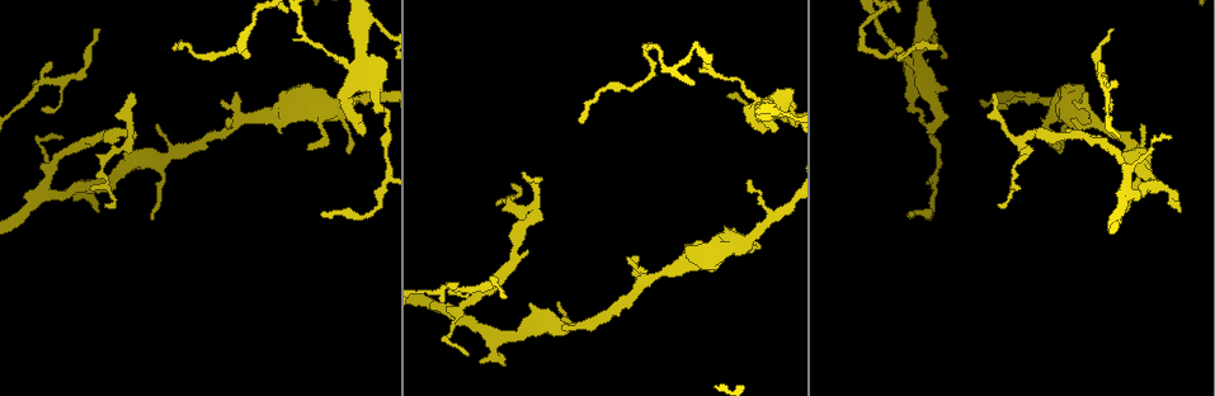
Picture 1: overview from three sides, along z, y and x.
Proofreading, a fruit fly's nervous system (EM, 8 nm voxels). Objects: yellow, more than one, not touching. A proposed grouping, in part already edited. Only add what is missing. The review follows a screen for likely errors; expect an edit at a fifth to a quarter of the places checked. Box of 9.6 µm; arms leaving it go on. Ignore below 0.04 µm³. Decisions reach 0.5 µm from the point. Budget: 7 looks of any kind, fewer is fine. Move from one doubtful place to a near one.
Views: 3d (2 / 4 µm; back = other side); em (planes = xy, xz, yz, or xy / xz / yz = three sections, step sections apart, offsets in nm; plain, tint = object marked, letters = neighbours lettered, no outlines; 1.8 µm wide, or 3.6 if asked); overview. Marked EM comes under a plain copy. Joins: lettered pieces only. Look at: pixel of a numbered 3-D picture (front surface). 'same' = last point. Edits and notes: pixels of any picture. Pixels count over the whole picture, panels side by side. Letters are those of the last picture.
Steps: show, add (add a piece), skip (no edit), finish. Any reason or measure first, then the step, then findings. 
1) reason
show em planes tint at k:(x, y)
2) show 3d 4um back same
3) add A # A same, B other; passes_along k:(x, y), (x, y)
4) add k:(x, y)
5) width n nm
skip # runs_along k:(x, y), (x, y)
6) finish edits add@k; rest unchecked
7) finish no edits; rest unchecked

branch stops here
show em planes tint at 1:(98, 211)

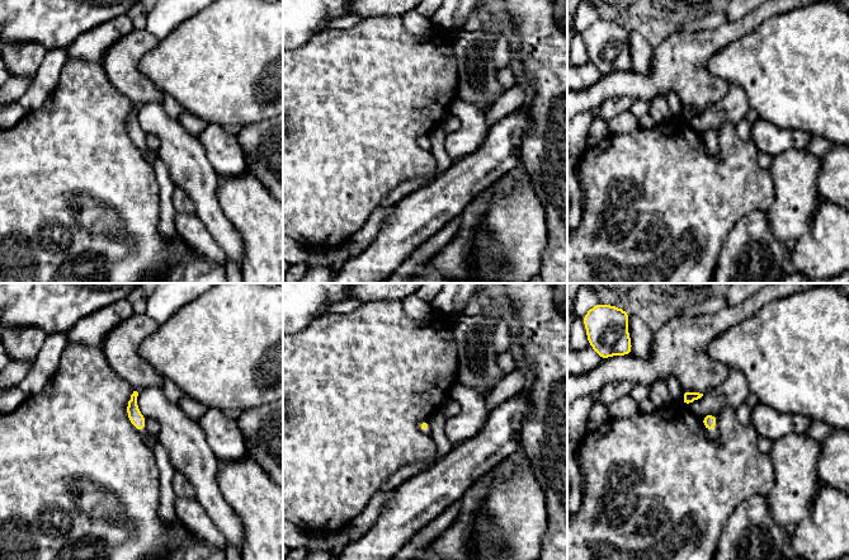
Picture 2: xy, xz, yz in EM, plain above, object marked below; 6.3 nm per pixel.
what lies round it
show em planes letters same

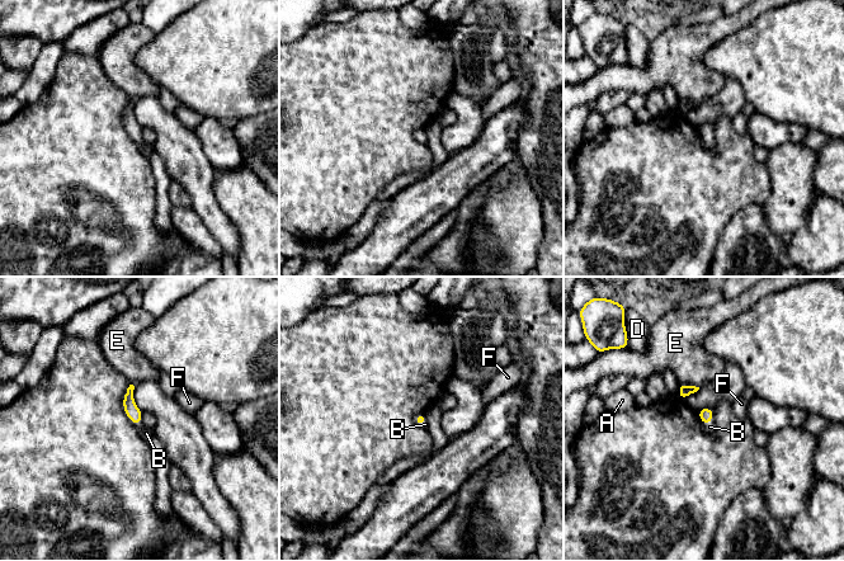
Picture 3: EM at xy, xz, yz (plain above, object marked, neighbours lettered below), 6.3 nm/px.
add B # A other, B same, D other, E other, F other; passes_along 3:(132, 411), (138, 423), (146, 433); the neuron continues

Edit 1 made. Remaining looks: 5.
thin end
show 3d 4um at 1:(580, 120)

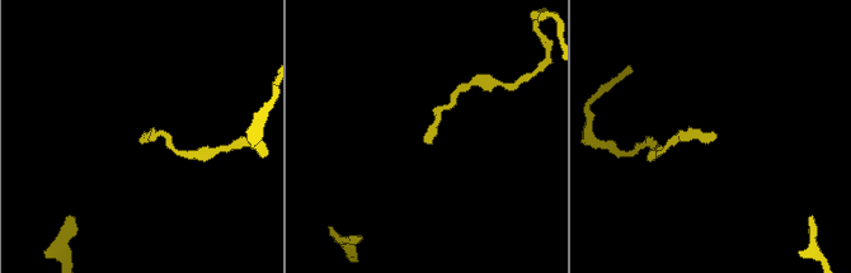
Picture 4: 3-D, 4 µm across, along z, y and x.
shape alone is not enough
show em planes letters at 4:(716, 133)

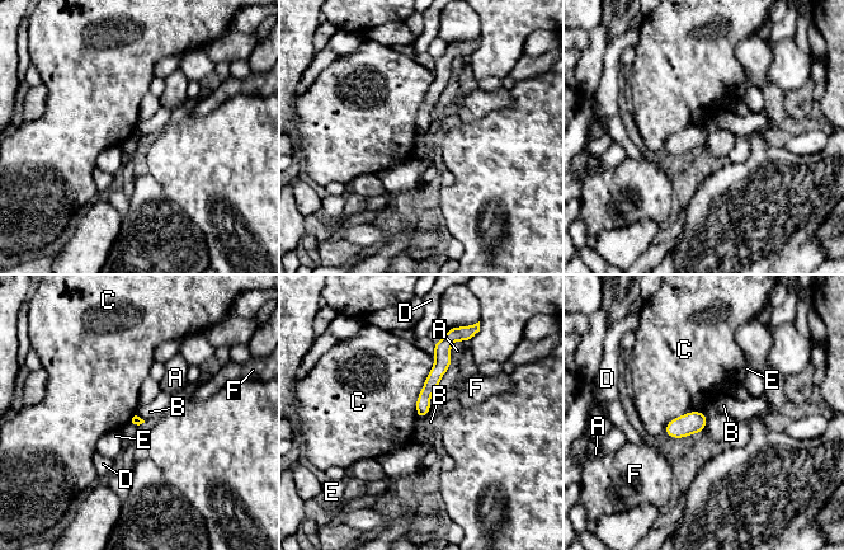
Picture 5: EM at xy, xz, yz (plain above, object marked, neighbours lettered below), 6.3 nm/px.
skip # A other, B other, C other, D other, E other, F other; none of them fits

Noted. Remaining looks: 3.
free end
show 3d 2um at 1:(927, 131)

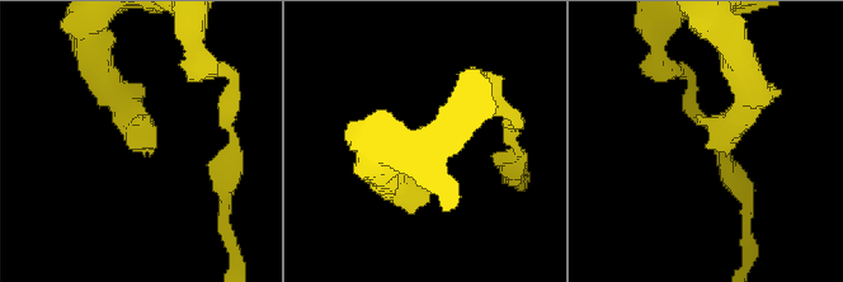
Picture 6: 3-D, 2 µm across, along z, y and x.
now the EM
show em xy step 16 letters at 6:(154, 147)

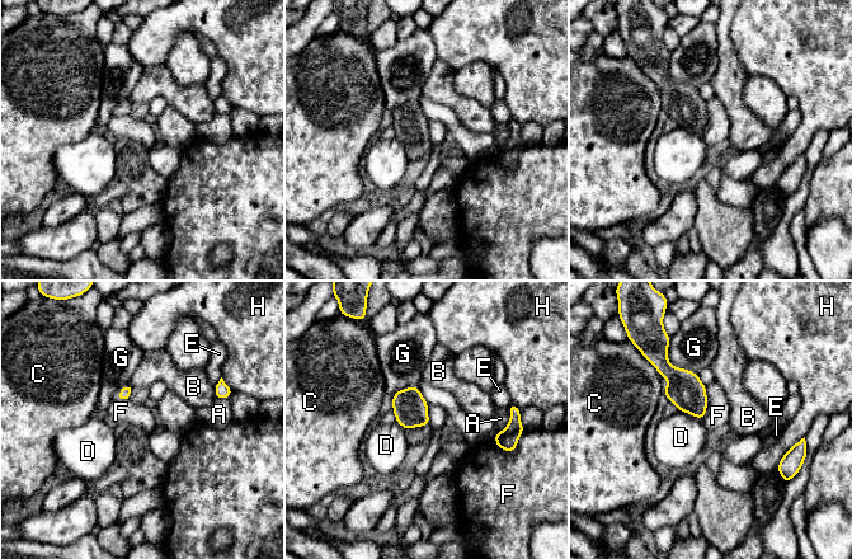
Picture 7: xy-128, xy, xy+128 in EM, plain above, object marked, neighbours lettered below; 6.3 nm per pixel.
skip # A other, B other, C other, D other, E other, F other, G other, H other; border 7:(706, 386), (706, 413), (702, 419); none of them fits

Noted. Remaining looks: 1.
finish edits add@3; rest unchecked

